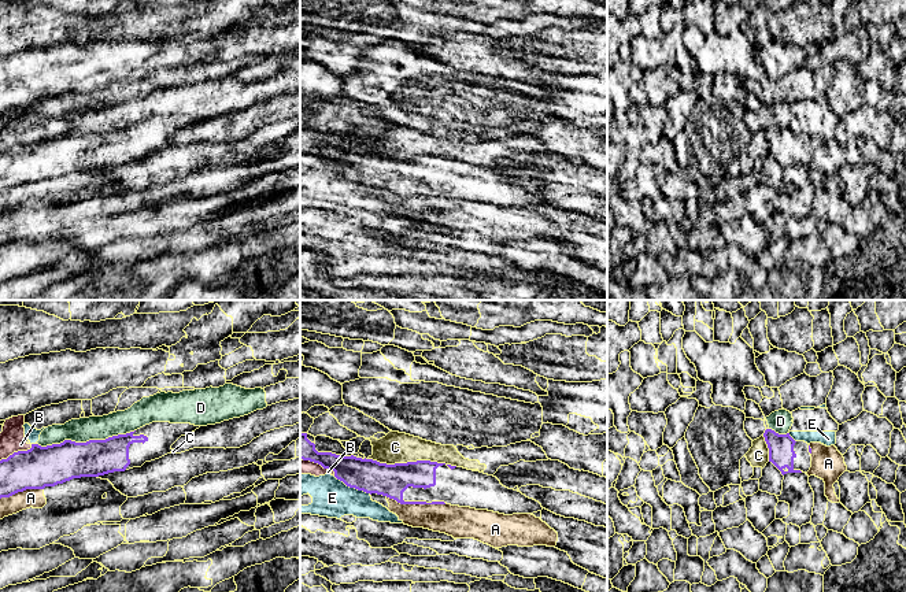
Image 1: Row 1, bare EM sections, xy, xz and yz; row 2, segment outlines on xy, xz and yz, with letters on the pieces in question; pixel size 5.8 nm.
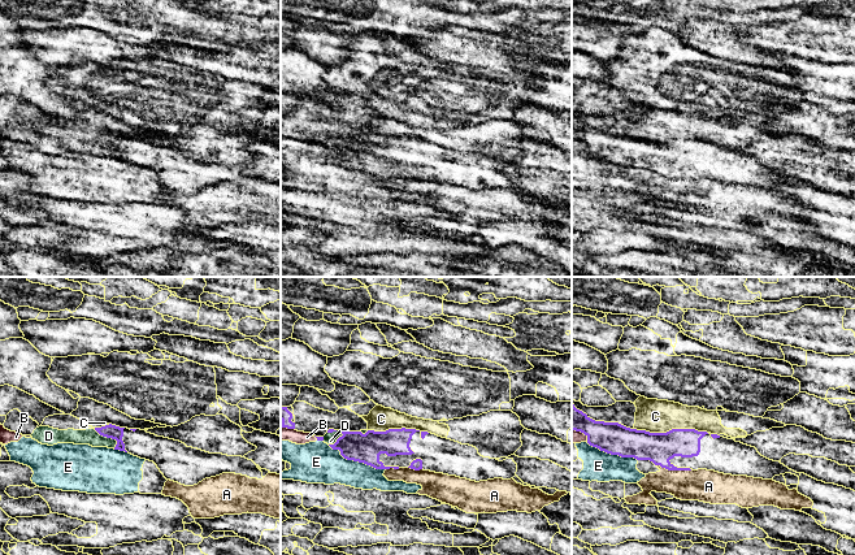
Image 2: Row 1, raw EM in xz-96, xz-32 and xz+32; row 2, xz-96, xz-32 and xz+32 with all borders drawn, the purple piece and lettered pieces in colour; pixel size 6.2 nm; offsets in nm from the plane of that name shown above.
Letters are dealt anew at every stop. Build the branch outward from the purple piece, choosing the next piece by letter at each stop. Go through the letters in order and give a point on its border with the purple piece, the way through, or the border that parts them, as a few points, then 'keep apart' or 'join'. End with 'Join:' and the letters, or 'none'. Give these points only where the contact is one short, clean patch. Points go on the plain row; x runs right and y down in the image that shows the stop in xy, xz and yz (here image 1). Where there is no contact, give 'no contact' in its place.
A: meets purple in xz at (417, 196); keep apart
B: meets purple in xy at (18, 144); border along xy (32, 137), (29, 141), (14, 144), (0, 154); keep apart
C: meets purple in xz at (413, 155); keep apart
D: meets purple in xy at (87, 134); keep apart
E: meets purple in xz at (352, 180); keep apart
Join: none

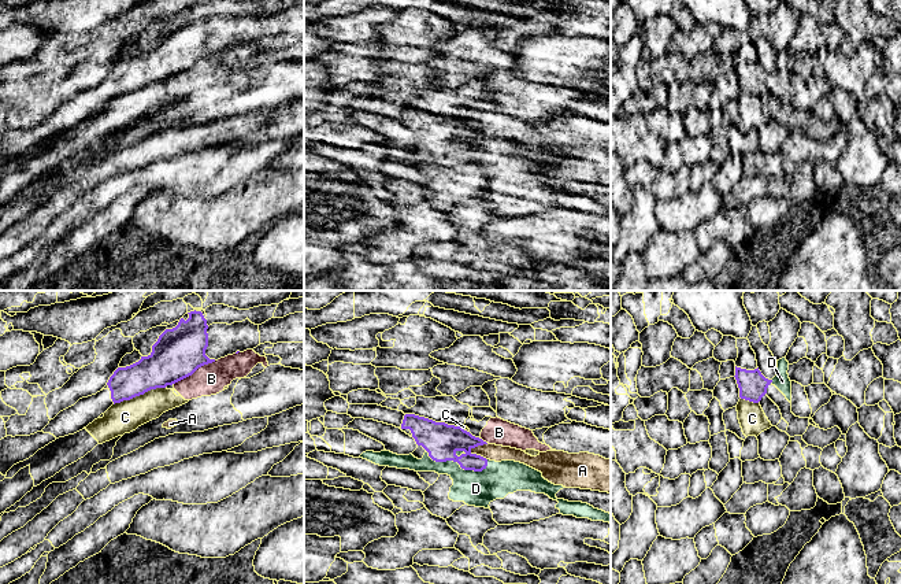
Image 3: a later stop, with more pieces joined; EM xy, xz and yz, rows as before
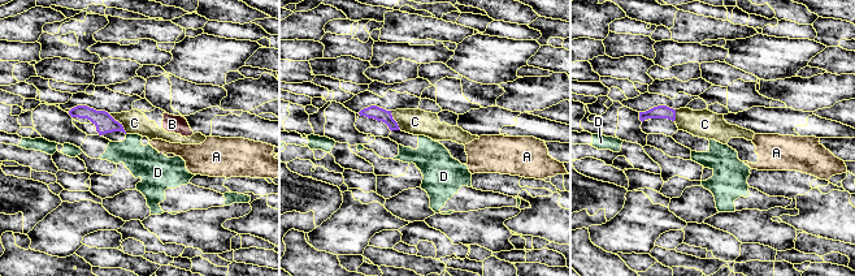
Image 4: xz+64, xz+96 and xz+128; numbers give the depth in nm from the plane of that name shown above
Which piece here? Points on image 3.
A: meets purple in xz at (478, 148); keep apart
B: meets purple in xy at (195, 63); keep apart
C: meets purple in xy at (138, 88); keep apart
D: meets purple in xz at (456, 154); keep apart
Join: none

